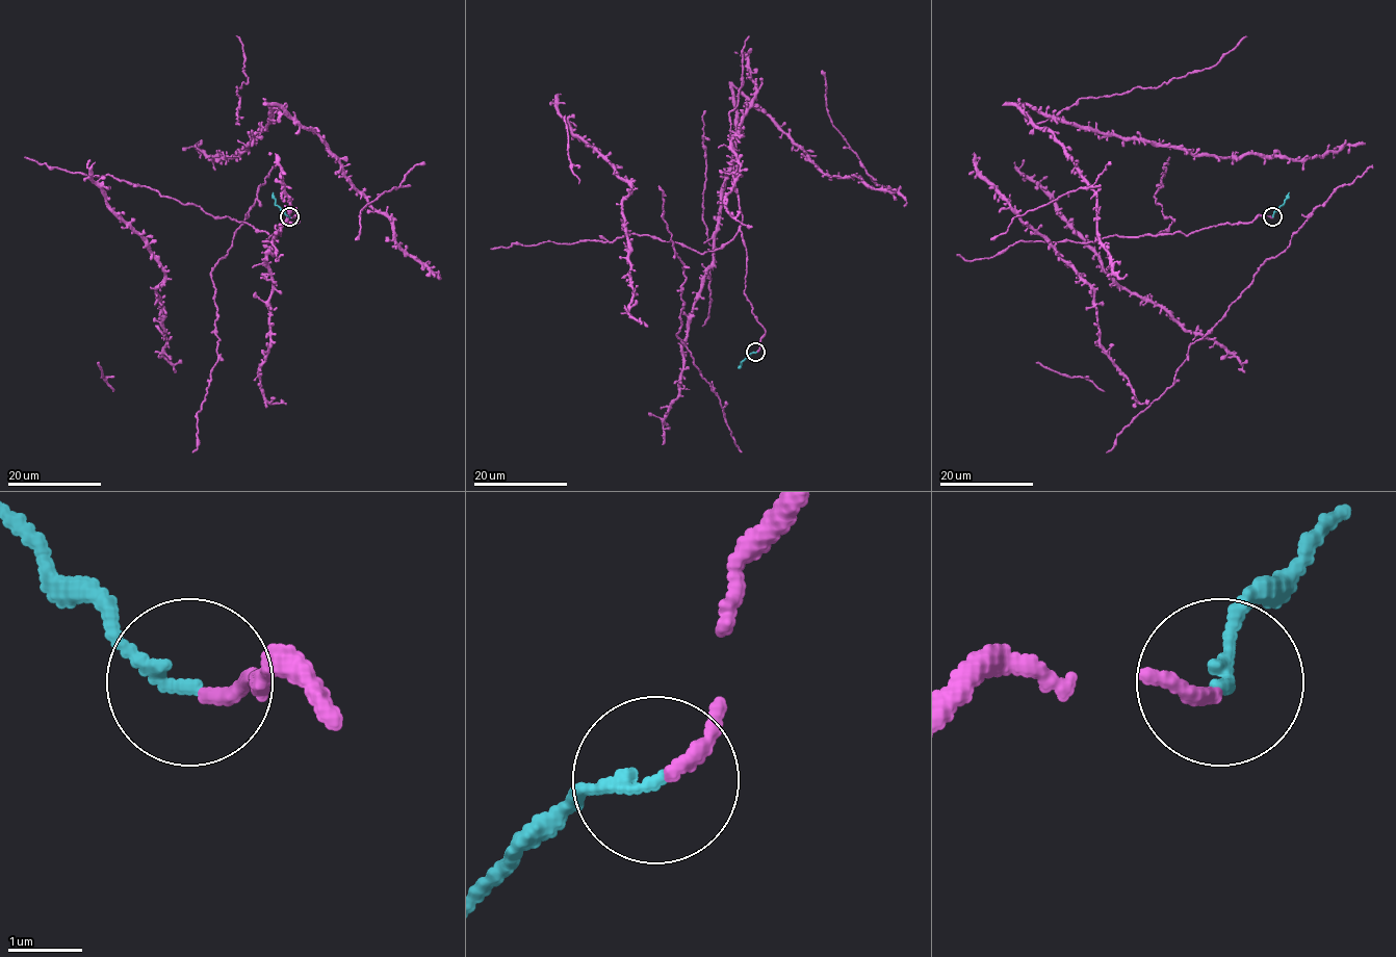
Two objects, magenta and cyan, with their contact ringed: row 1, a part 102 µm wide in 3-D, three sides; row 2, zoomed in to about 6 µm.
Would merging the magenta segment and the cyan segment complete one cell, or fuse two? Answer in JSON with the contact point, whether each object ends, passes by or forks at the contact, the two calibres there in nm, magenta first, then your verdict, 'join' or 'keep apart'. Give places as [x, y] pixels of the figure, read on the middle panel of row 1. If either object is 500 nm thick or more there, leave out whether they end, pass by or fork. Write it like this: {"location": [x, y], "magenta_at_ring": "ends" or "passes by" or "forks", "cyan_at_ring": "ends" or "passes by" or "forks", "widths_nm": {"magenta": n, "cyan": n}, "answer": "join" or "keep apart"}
{"location": [755, 352], "magenta_at_ring": "ends", "cyan_at_ring": "ends", "widths_nm": {"magenta": 190, "cyan": 170}, "answer": "join"}

